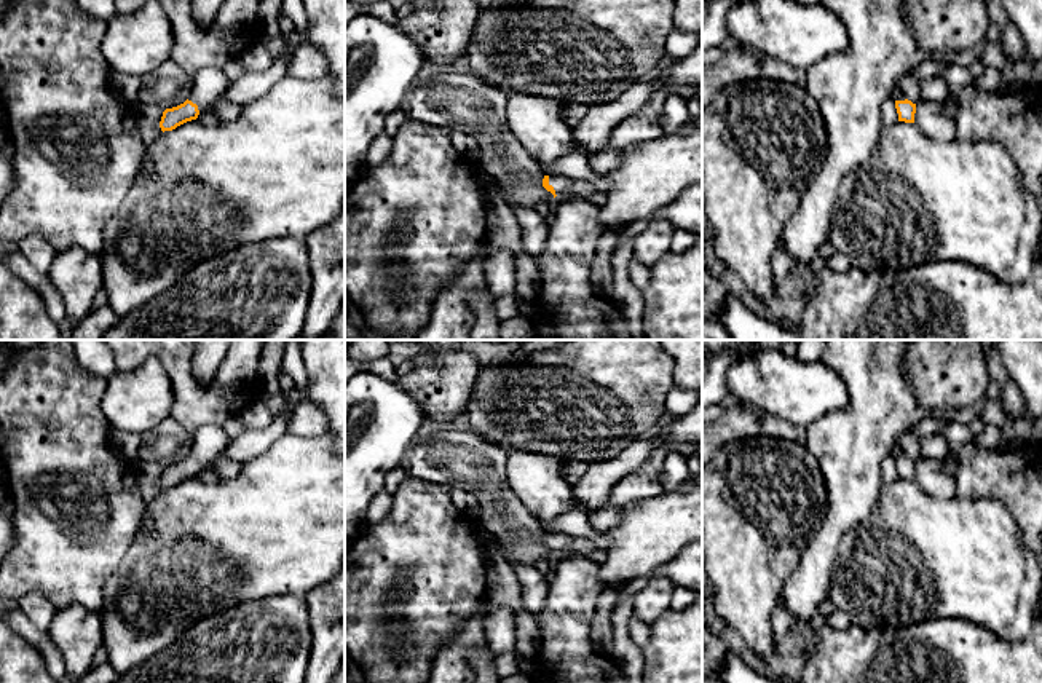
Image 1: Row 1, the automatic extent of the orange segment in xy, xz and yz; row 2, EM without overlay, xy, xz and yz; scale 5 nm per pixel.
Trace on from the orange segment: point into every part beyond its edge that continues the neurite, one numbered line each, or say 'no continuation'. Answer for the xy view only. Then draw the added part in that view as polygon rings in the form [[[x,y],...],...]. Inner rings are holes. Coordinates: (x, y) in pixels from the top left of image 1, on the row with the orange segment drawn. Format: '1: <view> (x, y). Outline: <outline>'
1: xy (209, 83). Outline: [[[201,69],[193,75],[193,89],[188,101],[198,105],[199,113],[209,105],[215,104],[219,97],[228,89],[231,81],[225,77],[222,69]]]

